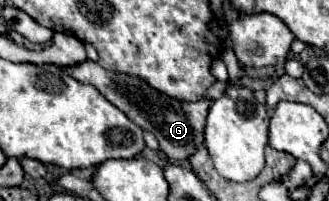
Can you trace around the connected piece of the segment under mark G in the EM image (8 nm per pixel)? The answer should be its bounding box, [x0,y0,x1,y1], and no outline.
[63,59,213,161]

